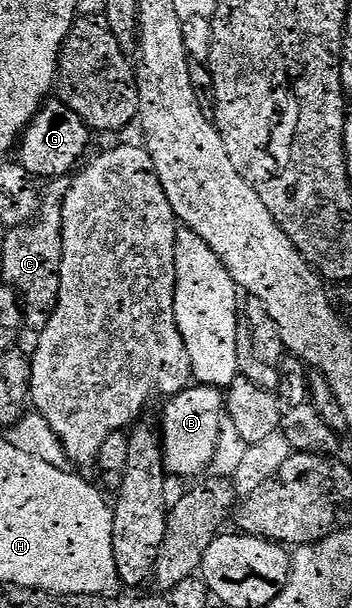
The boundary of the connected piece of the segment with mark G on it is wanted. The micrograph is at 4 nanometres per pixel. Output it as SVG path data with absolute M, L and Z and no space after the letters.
M50 99L41 105L21 134L16 159L33 178L60 177L66 174L83 155L90 136L91 130L80 116L74 115L58 99Z

